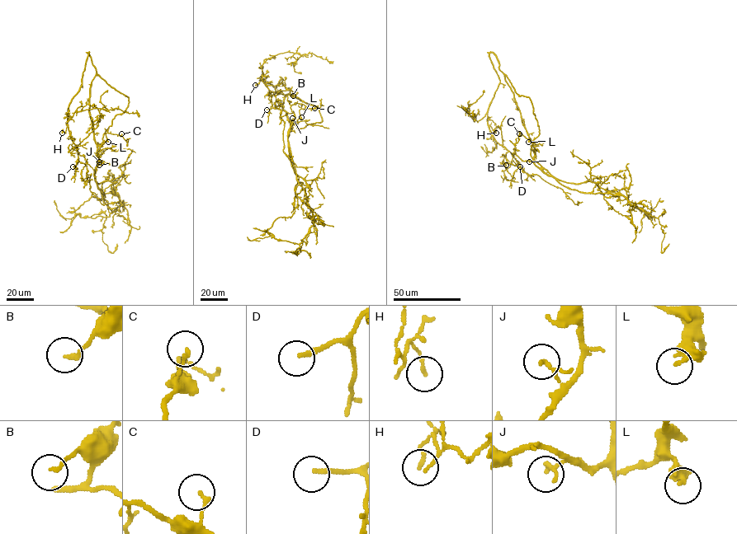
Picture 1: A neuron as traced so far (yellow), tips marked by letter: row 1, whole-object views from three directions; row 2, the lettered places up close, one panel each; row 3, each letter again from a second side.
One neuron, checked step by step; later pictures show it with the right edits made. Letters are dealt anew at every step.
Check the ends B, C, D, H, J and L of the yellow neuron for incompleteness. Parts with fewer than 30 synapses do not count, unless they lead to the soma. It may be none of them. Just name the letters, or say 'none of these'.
none of these

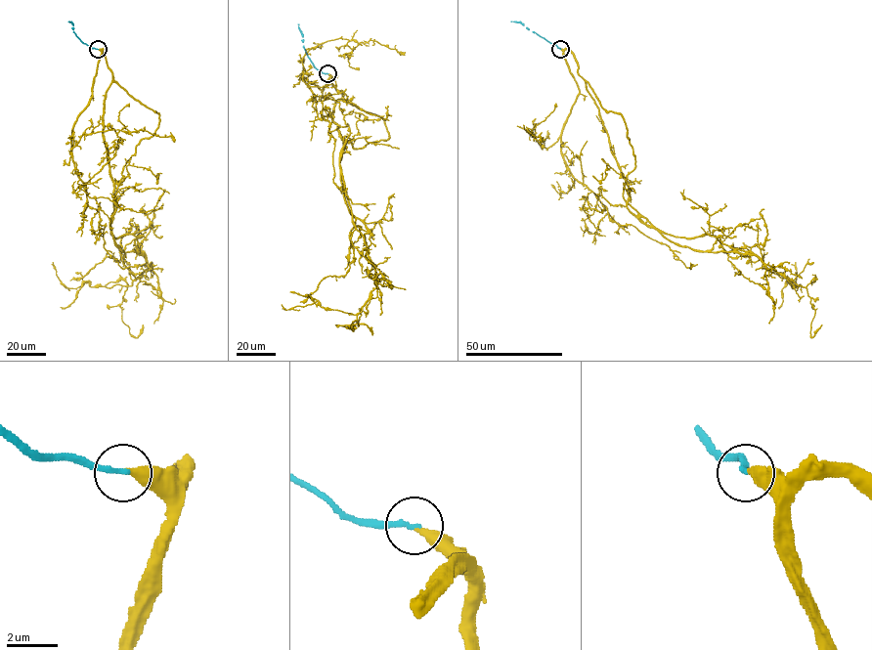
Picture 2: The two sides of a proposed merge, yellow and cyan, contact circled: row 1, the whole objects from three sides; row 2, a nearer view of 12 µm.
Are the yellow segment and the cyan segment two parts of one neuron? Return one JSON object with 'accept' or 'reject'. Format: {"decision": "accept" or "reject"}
{"decision": "accept"}

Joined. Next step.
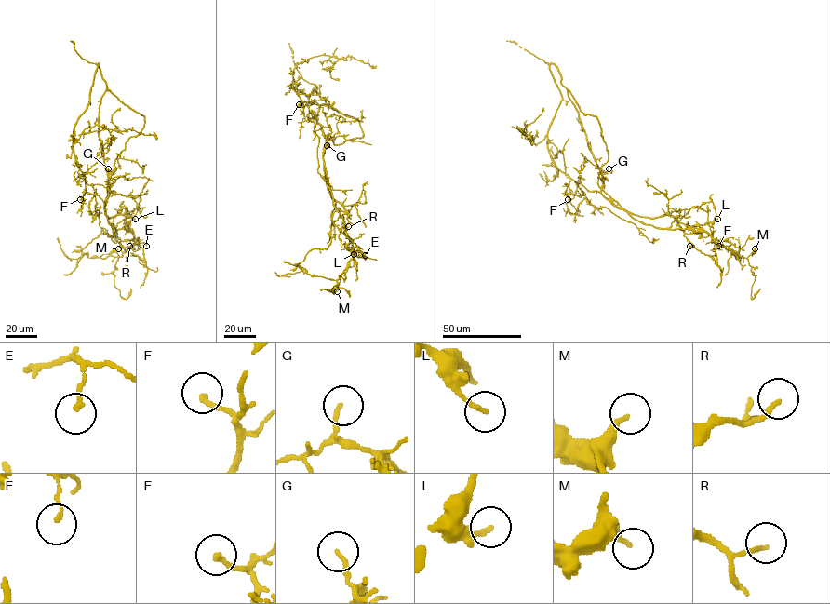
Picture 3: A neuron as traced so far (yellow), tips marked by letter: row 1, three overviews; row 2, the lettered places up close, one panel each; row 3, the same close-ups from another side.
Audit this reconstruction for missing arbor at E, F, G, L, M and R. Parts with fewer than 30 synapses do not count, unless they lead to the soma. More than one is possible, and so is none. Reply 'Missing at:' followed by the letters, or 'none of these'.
Missing at: F

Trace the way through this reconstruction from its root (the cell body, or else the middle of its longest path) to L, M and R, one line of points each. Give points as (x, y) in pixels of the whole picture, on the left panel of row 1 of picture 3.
L: (99, 108), (99, 134), (109, 186), (105, 212), (115, 229), (127, 230), (127, 222), (135, 219)
M: (99, 108), (99, 134), (109, 186), (105, 212), (114, 228), (131, 231), (135, 241), (118, 258), (118, 248)
R: (99, 108), (99, 134), (109, 186), (105, 212), (116, 230), (113, 230), (114, 238), (123, 248), (129, 246)

